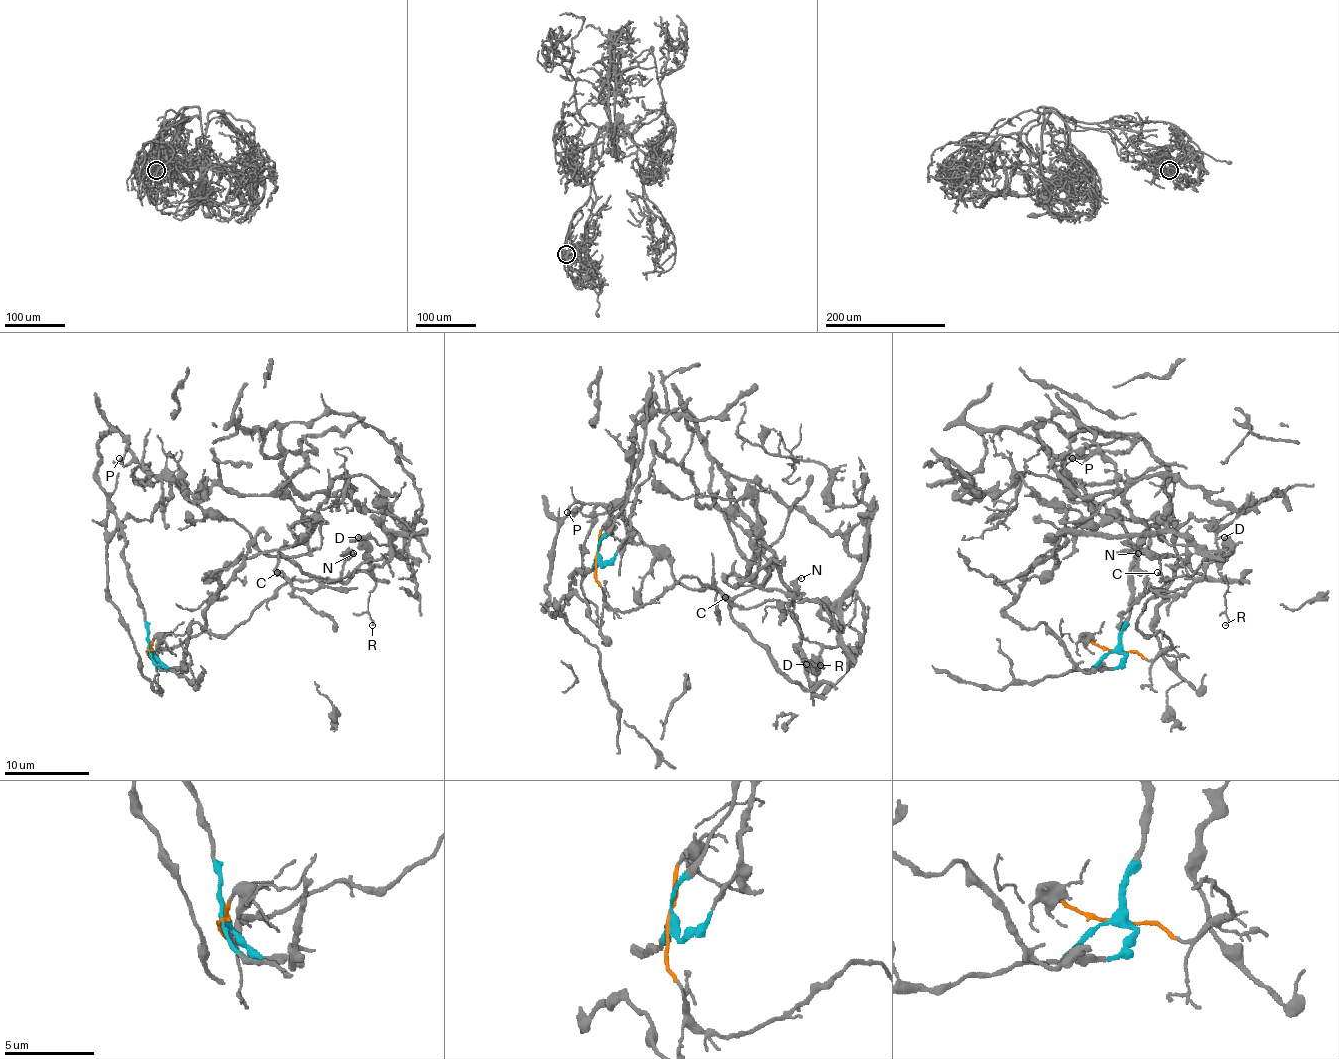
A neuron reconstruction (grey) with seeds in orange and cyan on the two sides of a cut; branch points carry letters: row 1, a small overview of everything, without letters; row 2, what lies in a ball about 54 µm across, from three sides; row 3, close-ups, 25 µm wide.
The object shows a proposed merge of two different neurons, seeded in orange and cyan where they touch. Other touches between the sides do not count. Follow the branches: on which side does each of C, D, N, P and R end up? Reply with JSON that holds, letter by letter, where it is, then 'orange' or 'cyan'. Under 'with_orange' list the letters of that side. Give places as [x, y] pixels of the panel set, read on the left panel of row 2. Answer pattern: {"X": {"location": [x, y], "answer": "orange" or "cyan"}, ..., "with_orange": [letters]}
{"C": {"location": [277, 572], "answer": "orange"}, "D": {"location": [358, 537], "answer": "orange"}, "N": {"location": [353, 553], "answer": "orange"}, "P": {"location": [119, 458], "answer": "cyan"}, "R": {"location": [372, 625], "answer": "orange"}, "with_orange": ["C", "D", "N", "R"]}

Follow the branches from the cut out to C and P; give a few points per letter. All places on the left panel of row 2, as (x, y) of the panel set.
C: (149, 650), (155, 660), (161, 650), (181, 645), (204, 633), (228, 635), (266, 603), (285, 582), (277, 573)
P: (149, 650), (121, 522), (100, 486), (108, 430), (132, 458), (119, 458)

